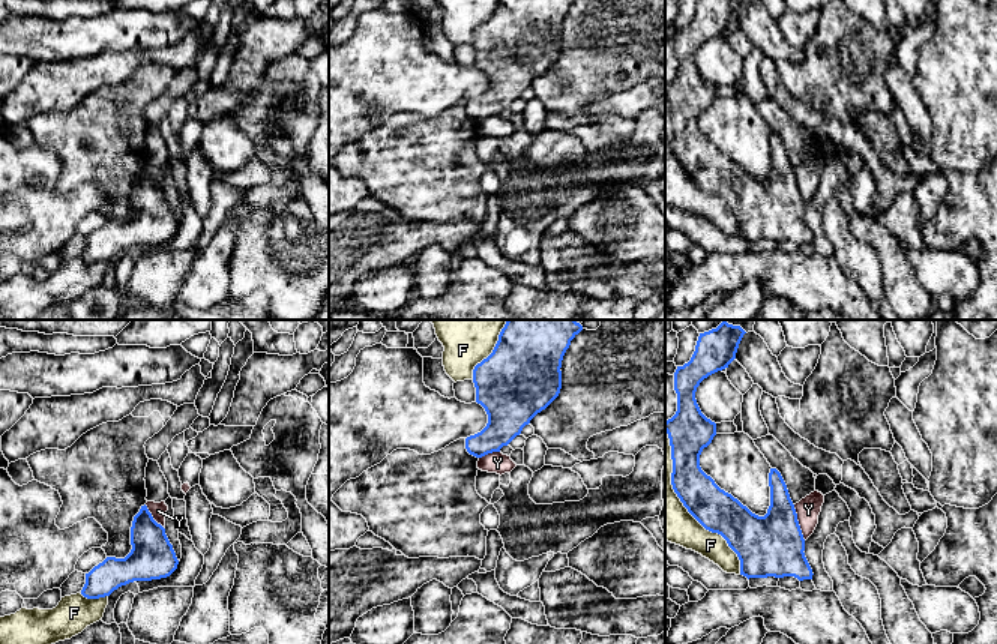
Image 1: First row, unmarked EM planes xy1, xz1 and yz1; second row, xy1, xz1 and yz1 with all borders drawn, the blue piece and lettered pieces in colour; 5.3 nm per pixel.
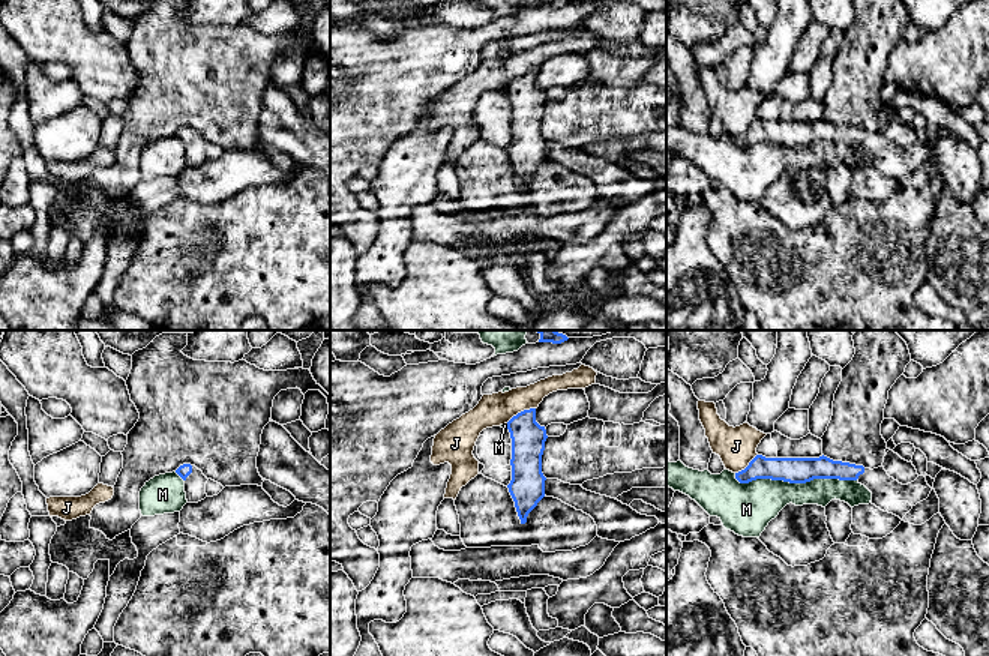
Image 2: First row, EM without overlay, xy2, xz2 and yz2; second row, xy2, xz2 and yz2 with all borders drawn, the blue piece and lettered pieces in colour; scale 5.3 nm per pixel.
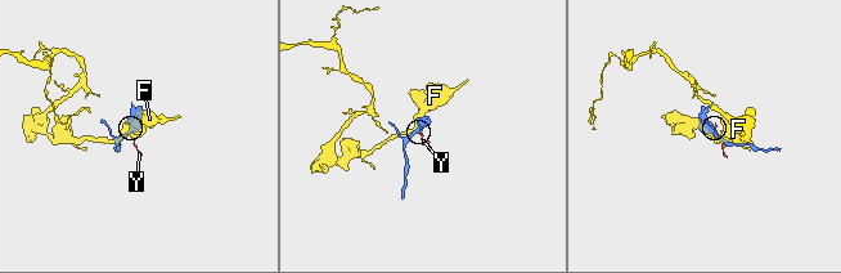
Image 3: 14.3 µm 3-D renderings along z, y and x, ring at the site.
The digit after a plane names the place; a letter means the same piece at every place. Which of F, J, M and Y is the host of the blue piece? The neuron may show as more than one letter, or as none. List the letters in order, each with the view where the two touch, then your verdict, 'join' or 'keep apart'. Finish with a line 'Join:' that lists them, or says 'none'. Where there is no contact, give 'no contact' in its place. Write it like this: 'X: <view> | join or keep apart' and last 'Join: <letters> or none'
F: yz1 | keep apart
J: xz2 | keep apart
M: yz2 | keep apart
Y: yz1 | keep apart
Join: none

